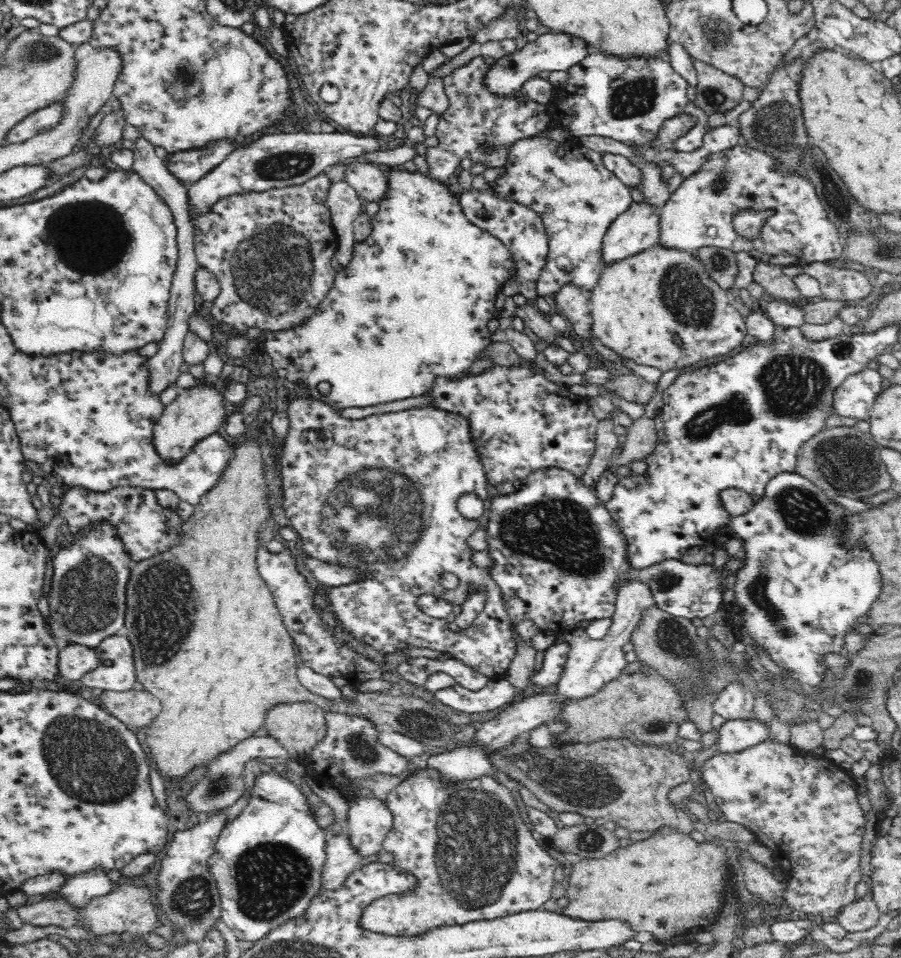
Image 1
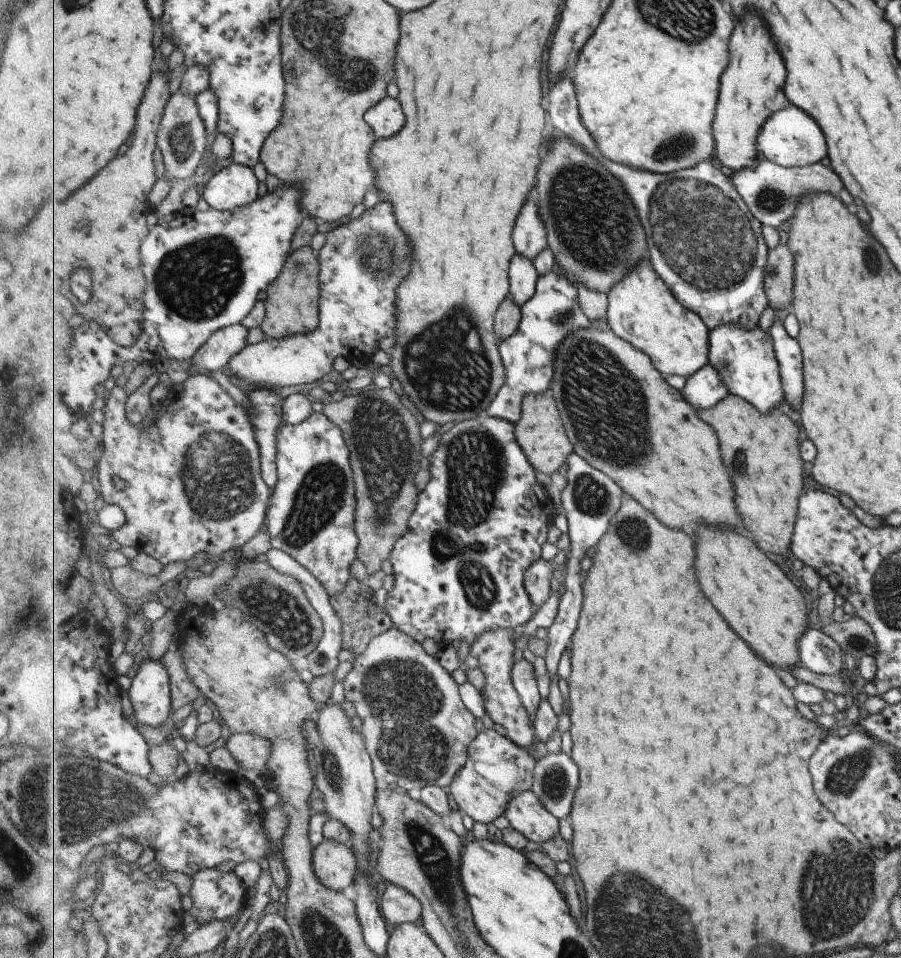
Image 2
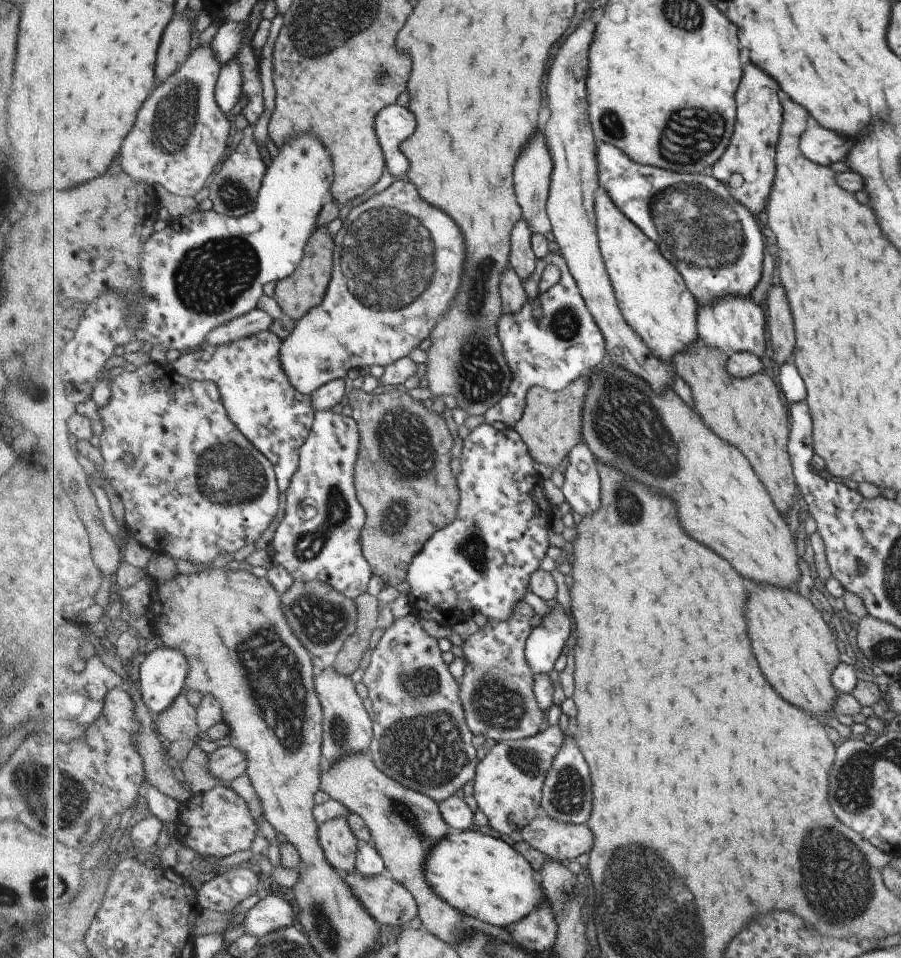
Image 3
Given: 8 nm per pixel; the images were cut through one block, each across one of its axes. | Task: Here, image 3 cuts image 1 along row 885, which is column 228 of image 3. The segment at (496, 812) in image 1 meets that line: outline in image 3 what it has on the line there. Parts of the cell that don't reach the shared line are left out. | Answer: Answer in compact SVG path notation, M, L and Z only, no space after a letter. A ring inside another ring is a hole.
M150 361L138 368L119 370L112 382L112 395L109 402L100 409L103 432L99 436L104 462L104 477L119 494L124 504L124 520L129 535L157 553L169 554L176 560L190 560L192 564L206 566L219 554L235 554L247 544L255 544L263 532L273 524L279 512L280 486L271 460L263 454L246 434L231 420L223 402L221 390L215 382L196 381L175 371L165 370L162 364ZM125 456L134 456L133 464L125 462Z

